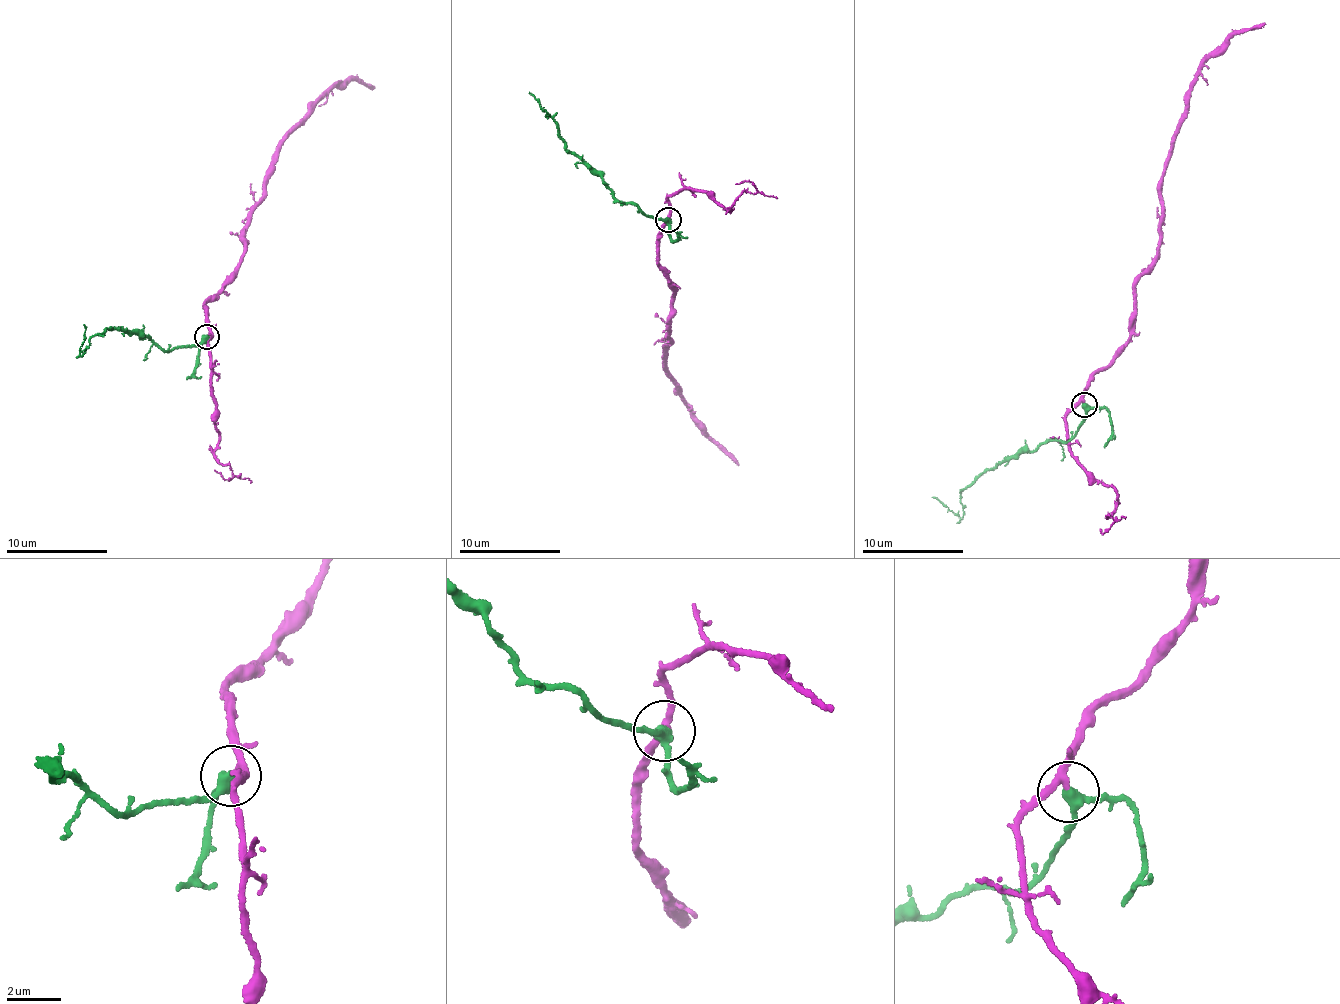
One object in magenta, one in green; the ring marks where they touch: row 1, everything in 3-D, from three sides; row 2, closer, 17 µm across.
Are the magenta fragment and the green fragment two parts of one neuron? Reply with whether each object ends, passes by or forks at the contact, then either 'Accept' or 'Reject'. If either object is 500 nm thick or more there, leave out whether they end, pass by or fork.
At the ring magenta passes by. At the ring green passes by. Accept

